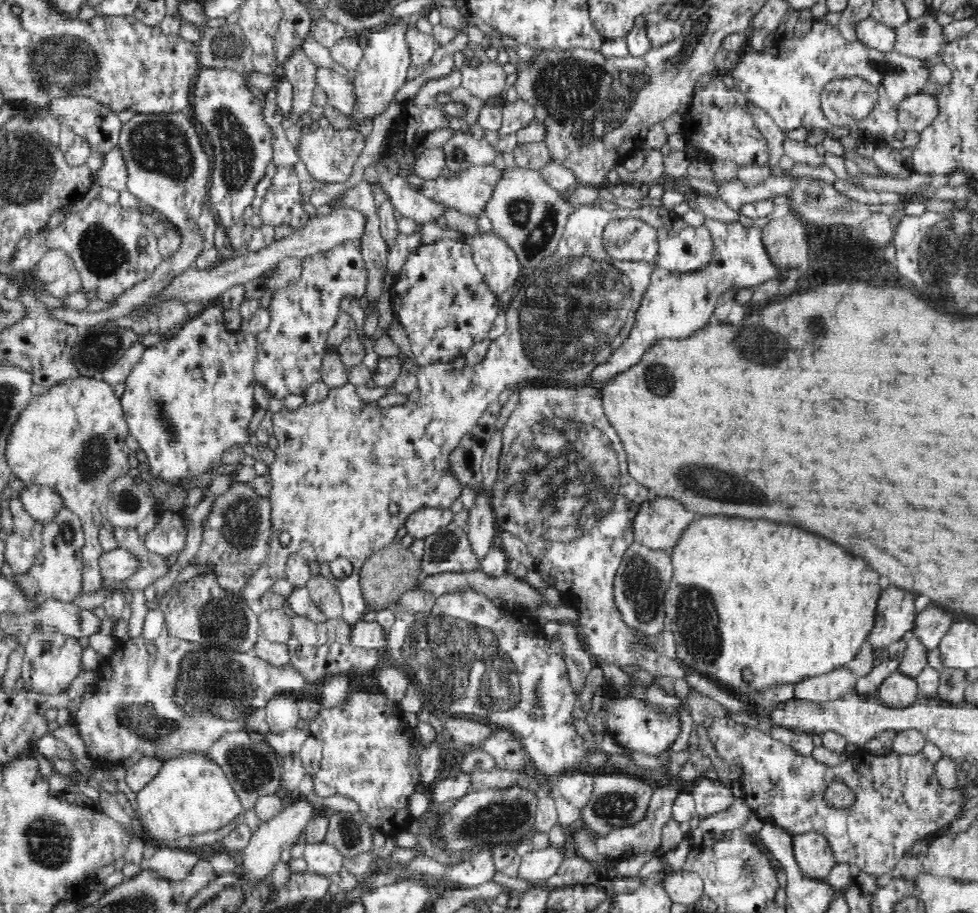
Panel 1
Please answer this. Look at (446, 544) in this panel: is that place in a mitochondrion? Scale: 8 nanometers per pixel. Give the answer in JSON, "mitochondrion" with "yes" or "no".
{"mitochondrion":"yes"}

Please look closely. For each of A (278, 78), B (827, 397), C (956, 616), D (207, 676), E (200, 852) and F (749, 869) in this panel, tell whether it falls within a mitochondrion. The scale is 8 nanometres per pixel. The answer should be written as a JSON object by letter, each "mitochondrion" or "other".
{"A":"other","B":"other","C":"other","D":"mitochondrion","E":"other","F":"mitochondrion"}

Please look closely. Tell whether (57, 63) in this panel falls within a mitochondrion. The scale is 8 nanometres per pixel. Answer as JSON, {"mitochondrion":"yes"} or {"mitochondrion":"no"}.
{"mitochondrion":"yes"}

